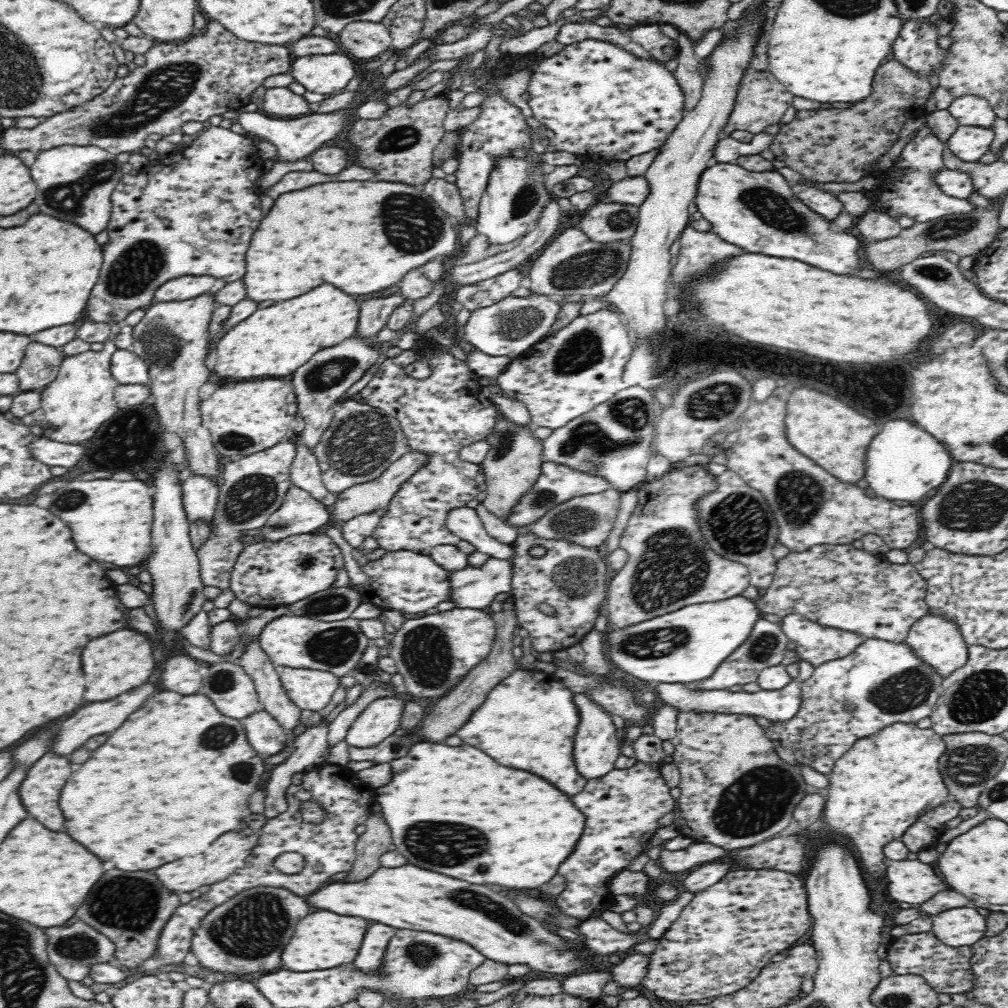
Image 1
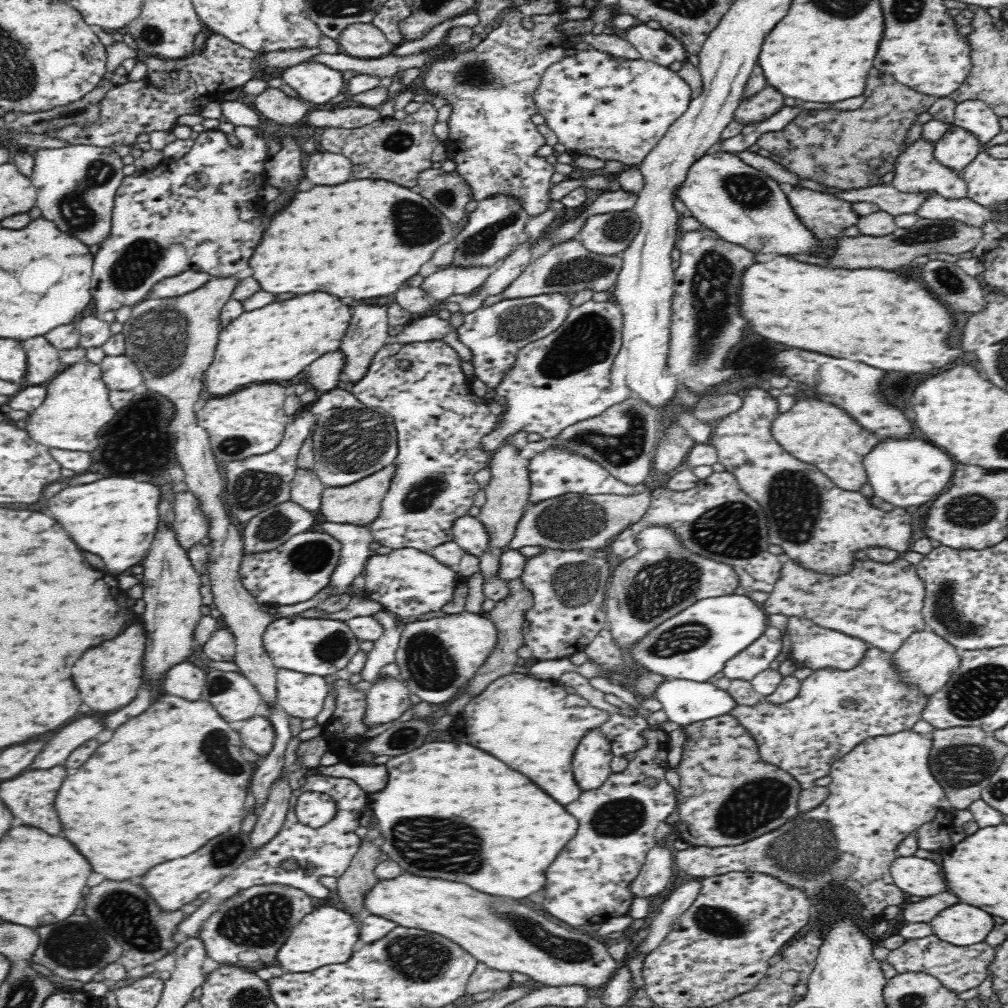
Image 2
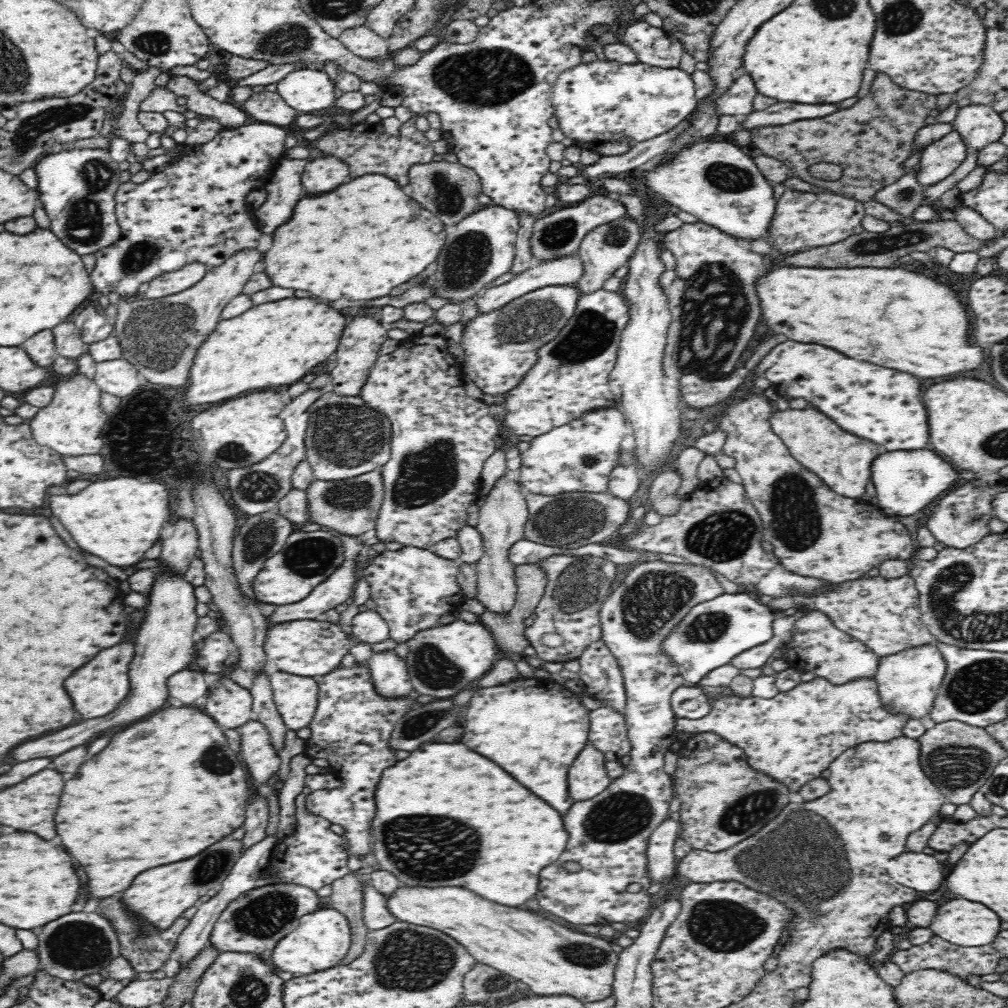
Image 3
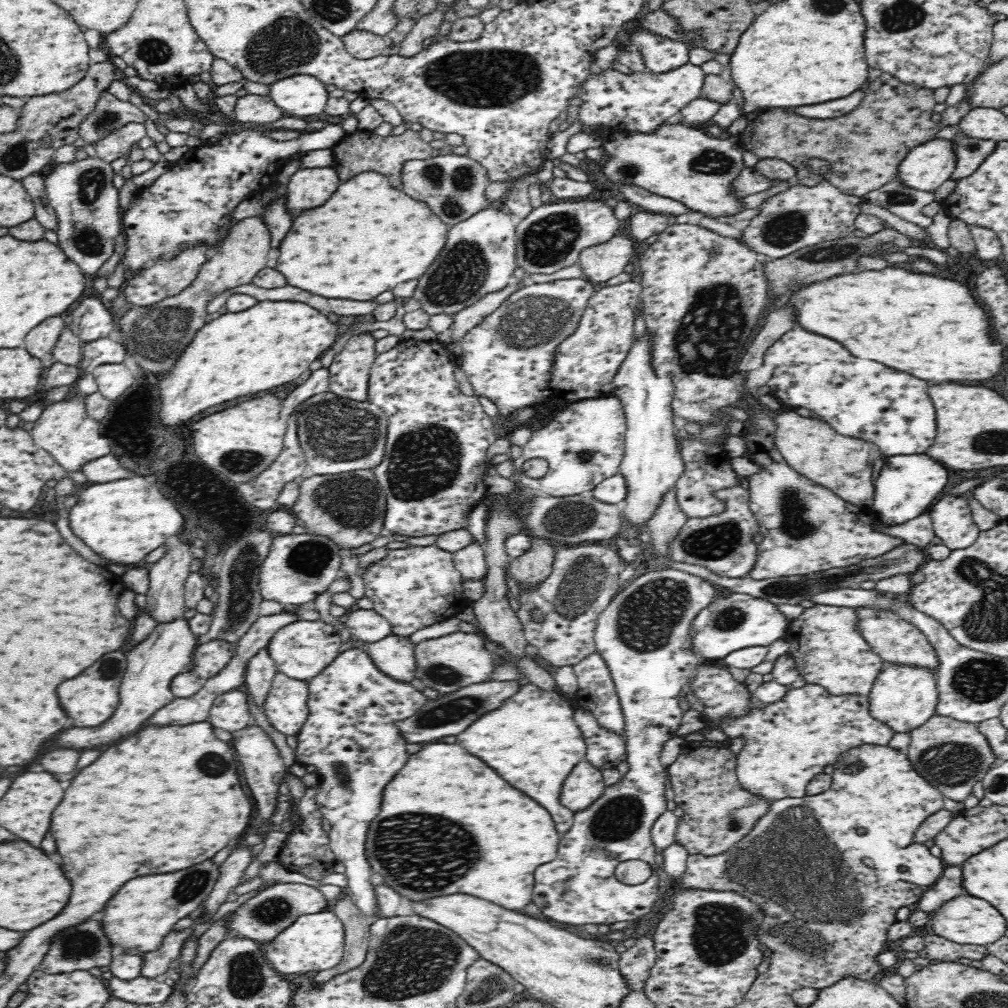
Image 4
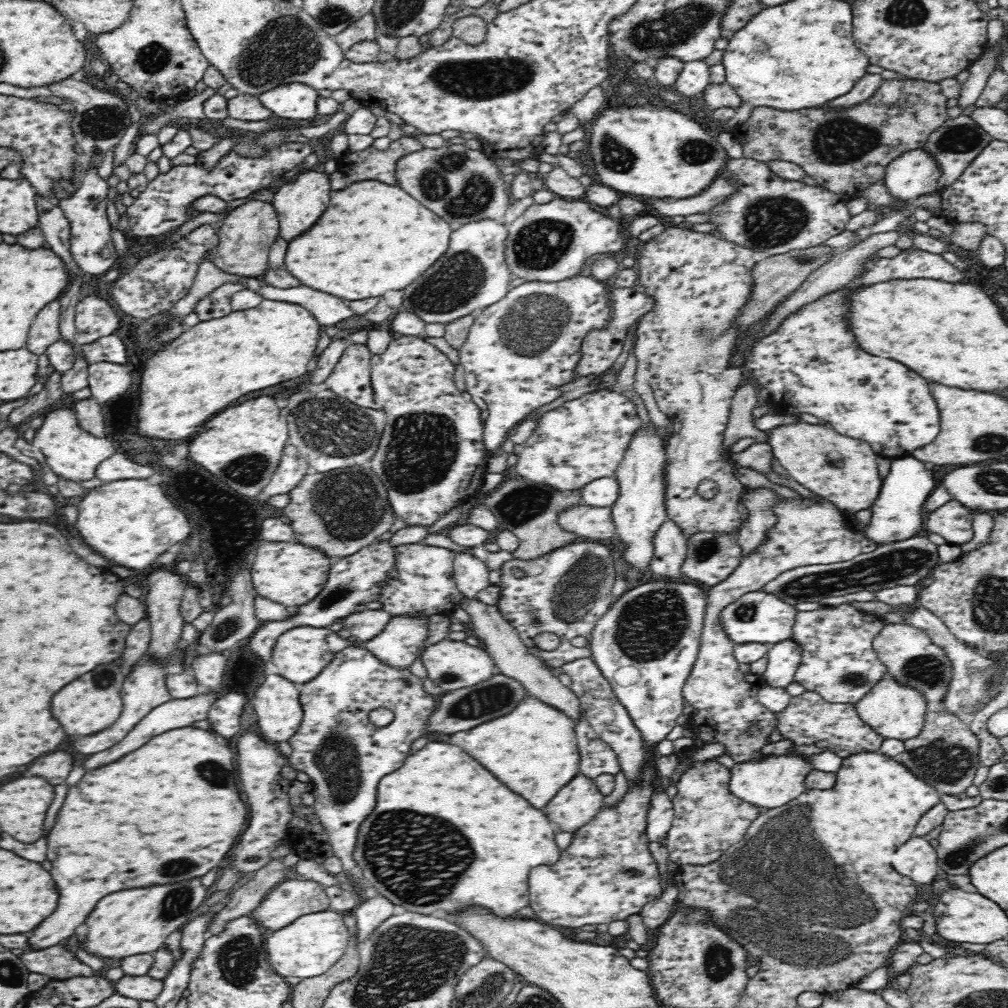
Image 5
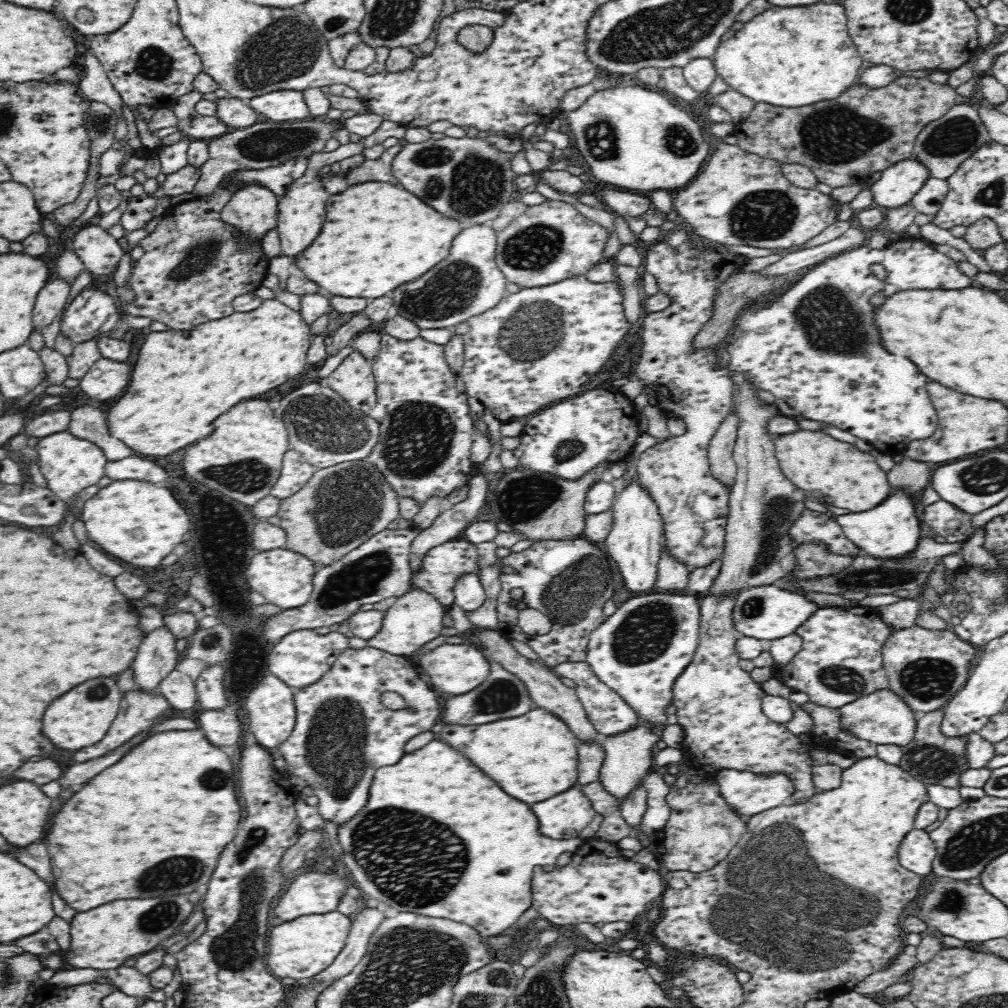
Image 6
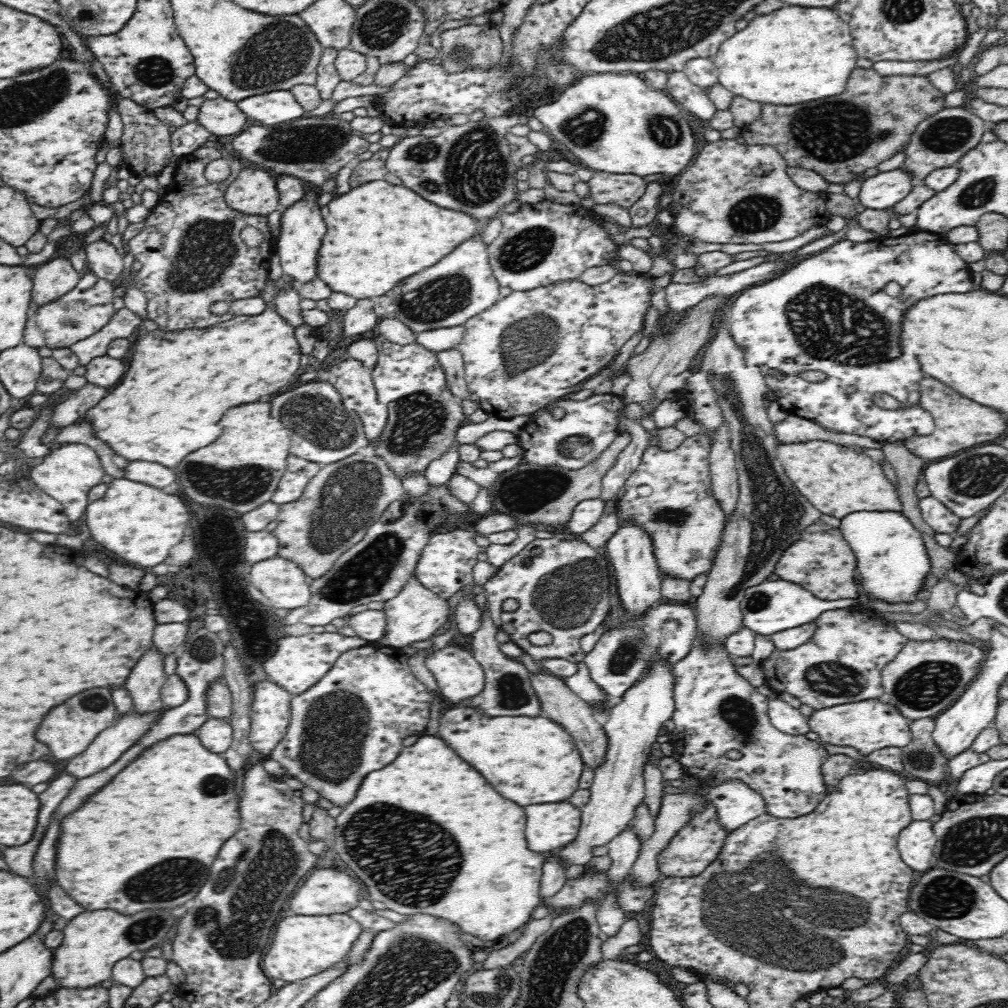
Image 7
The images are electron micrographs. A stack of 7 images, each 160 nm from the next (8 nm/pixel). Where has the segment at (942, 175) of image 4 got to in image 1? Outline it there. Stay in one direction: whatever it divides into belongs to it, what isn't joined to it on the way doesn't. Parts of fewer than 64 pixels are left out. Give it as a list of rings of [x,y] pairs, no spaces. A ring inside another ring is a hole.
[[[960,125],[947,140],[946,147],[960,160],[976,162],[990,150],[992,140],[992,127]]]

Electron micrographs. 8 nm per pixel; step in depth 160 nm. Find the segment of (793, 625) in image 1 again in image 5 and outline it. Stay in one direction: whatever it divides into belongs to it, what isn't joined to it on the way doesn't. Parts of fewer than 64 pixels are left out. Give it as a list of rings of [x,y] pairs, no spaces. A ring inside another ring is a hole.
[[[850,603],[836,607],[821,607],[812,611],[798,611],[792,629],[794,642],[800,645],[802,654],[795,682],[804,686],[805,690],[813,690],[828,702],[857,703],[886,674],[887,668],[878,658],[872,642],[876,634],[882,630],[883,620],[877,615],[857,609]]]

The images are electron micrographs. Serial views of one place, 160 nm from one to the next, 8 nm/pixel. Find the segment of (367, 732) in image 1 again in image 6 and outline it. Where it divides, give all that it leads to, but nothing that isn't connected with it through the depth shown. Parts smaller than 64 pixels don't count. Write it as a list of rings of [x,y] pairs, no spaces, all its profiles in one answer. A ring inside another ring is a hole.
[[[412,590],[398,597],[396,603],[385,611],[382,628],[368,641],[368,647],[384,650],[396,656],[412,657],[430,640],[440,636],[446,606],[422,590]]]

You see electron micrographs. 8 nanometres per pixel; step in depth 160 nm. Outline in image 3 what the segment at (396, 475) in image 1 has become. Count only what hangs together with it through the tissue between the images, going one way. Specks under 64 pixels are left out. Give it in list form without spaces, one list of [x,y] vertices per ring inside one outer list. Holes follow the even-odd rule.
[[[381,469],[343,481],[312,481],[307,488],[310,522],[322,524],[326,530],[350,536],[374,532],[385,490]]]

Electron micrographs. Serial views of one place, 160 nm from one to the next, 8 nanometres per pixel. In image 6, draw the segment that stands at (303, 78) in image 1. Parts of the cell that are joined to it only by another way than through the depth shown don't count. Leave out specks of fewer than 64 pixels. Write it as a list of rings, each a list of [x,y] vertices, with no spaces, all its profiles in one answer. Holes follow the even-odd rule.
[[[274,90],[268,94],[247,100],[256,112],[274,122],[302,121],[312,119],[312,114],[306,105],[303,91]]]

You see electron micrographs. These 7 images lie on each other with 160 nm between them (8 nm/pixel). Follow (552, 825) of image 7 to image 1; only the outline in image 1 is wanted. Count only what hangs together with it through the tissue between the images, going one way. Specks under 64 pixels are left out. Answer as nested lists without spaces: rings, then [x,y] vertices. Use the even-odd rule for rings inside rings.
[[[585,693],[574,694],[576,694],[576,706],[580,710],[580,726],[578,726],[576,740],[574,740],[576,768],[588,780],[600,778],[614,770],[616,759],[621,755],[621,741],[617,732],[617,725],[612,720],[612,716]]]

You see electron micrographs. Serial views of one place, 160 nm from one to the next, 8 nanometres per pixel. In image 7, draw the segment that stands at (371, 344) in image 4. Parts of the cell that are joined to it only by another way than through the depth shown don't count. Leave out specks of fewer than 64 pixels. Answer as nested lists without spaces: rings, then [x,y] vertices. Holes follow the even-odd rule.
[[[346,356],[330,368],[325,375],[331,386],[340,393],[345,408],[358,413],[358,416],[360,416],[364,425],[364,432],[367,434],[371,446],[372,443],[376,443],[376,438],[382,434],[388,418],[387,407],[381,404],[377,398],[377,390],[373,384],[372,374],[373,370],[364,366],[363,362]]]

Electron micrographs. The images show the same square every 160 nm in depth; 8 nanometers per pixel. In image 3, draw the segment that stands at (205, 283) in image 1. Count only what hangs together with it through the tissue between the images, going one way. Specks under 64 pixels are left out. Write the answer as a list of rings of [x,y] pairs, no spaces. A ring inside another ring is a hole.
[[[200,262],[188,263],[174,272],[164,273],[148,282],[148,290],[144,292],[146,299],[157,299],[178,294],[194,286],[209,271],[206,265]]]

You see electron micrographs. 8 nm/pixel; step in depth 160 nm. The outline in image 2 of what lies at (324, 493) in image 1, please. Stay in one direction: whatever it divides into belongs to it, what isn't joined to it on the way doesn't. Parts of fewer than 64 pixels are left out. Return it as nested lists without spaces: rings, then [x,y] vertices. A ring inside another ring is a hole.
[[[297,466],[290,486],[290,499],[293,502],[297,502],[306,510],[311,510],[311,512],[321,510],[322,493],[328,486],[319,479],[314,470]]]

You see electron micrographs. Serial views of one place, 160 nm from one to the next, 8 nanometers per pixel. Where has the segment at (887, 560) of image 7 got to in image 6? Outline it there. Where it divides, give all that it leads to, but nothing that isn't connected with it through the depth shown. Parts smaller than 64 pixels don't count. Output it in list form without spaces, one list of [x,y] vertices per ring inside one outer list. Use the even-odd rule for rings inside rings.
[[[907,486],[891,488],[886,500],[880,502],[880,506],[874,506],[868,512],[845,512],[828,508],[826,514],[842,527],[848,540],[851,540],[863,553],[876,558],[900,558],[912,552],[922,530],[915,509],[915,498],[911,496]]]

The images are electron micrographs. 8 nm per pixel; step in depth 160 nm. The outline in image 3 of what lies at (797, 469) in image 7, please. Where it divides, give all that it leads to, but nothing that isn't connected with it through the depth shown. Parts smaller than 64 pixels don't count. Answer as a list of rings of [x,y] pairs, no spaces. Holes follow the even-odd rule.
[[[786,409],[776,410],[770,417],[770,428],[788,448],[790,455],[812,472],[816,472],[834,492],[860,498],[870,480],[870,464],[883,450],[874,442],[856,438],[854,434],[844,434],[840,426],[820,410]]]

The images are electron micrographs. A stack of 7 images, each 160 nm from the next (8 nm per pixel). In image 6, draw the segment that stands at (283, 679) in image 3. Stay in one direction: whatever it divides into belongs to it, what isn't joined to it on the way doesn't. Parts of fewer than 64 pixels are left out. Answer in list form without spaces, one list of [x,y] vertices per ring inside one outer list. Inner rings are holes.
[[[270,674],[266,676],[266,680],[248,694],[246,698],[246,710],[248,710],[248,718],[250,723],[245,727],[249,732],[254,734],[257,743],[266,749],[272,748],[275,751],[279,744],[282,744],[293,731],[296,722],[296,709],[294,702],[295,690],[292,686],[288,686],[282,682],[277,676]]]

